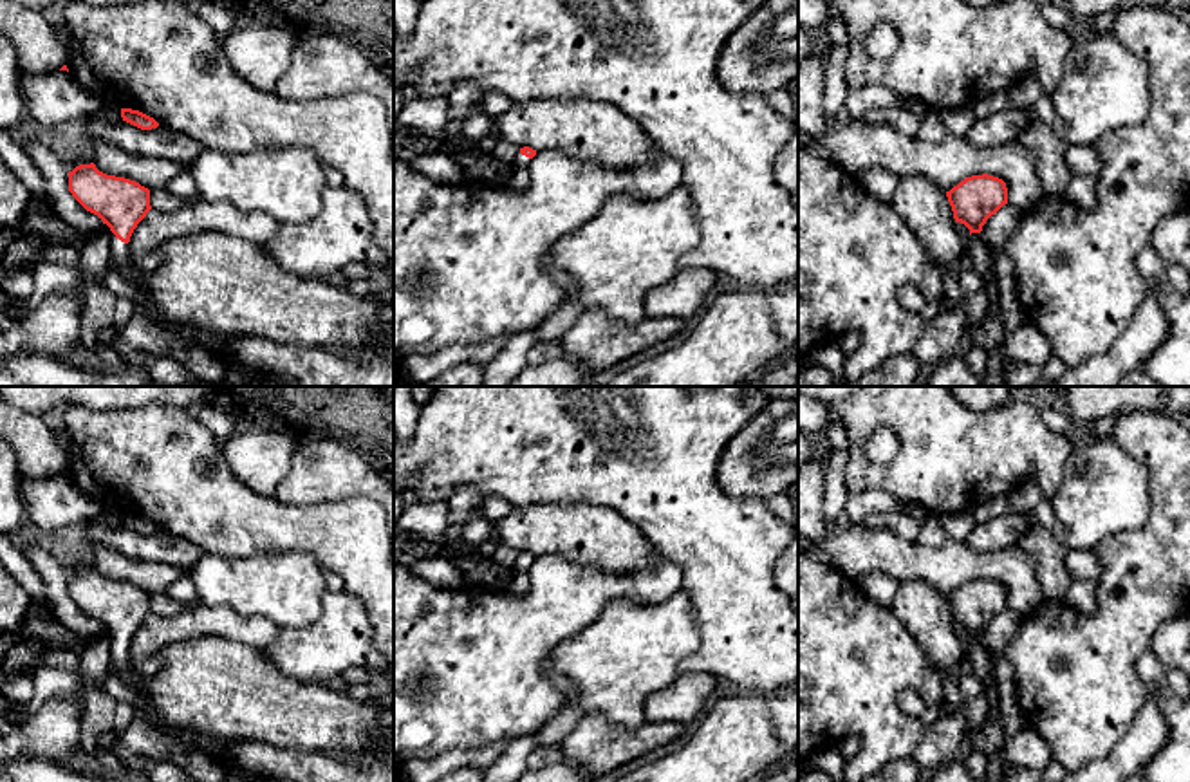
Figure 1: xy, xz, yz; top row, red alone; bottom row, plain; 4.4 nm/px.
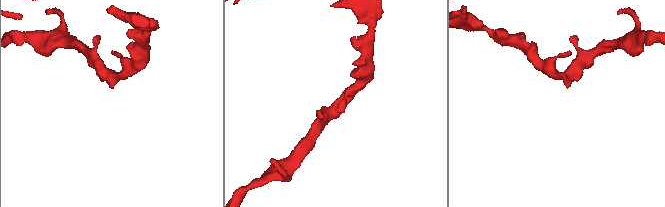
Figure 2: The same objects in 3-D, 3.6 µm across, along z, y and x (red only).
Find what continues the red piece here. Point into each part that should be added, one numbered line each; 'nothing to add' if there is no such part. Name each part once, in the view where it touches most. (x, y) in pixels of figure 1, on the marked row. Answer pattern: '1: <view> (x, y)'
1: xy (120, 253)

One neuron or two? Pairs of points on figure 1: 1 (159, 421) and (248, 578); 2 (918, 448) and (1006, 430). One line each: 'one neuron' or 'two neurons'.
1: two neurons
2: one neuron

